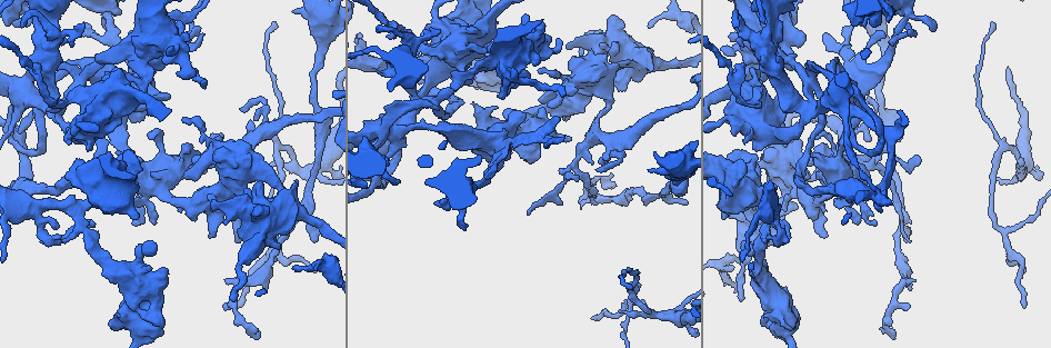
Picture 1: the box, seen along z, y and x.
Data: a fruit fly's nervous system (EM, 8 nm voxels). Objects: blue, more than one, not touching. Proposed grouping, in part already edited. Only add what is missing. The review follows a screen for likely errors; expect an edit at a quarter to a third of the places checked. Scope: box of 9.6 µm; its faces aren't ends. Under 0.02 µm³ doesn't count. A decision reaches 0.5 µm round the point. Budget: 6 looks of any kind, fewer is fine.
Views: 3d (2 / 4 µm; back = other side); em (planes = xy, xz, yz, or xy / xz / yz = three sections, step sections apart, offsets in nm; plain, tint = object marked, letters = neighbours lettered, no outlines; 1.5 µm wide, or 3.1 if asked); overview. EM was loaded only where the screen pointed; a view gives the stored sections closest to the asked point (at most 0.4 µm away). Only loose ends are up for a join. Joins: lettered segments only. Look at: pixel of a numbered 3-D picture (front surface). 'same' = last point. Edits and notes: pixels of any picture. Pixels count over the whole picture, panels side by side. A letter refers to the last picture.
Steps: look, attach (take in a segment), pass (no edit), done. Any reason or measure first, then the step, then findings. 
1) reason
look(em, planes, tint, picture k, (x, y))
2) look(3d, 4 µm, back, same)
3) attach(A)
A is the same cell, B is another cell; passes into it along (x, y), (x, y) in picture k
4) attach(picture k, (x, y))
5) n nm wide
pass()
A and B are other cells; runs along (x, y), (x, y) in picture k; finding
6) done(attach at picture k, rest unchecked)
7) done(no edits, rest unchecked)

free end
look(3d, 4 µm, picture 1, (878, 211))

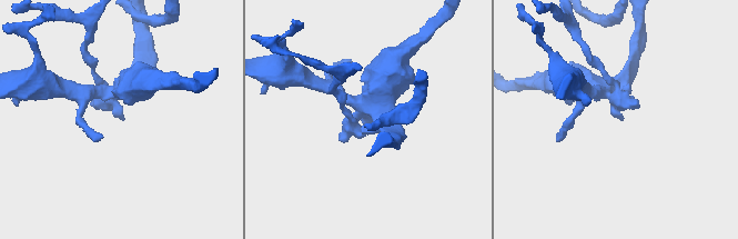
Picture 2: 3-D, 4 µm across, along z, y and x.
look(em, xy, step 4, letters, picture 2, (122, 119))

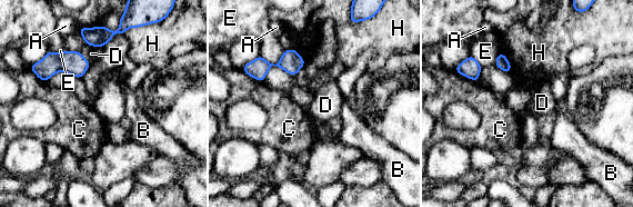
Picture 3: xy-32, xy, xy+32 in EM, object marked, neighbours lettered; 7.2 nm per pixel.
look(em, planes, letters, same)

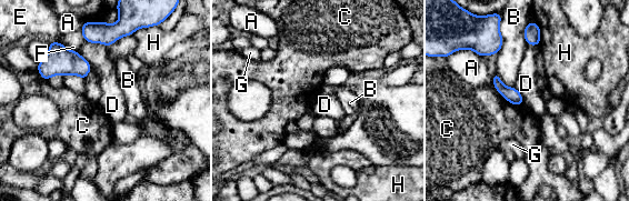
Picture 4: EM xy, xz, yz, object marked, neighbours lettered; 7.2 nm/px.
pass()
A, B, C, D, E, F, G and H are other cells; border along (506, 99), (515, 104), (521, 104) in picture 4; no lettered segment goes on from it

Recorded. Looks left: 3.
thin end
look(3d, 4 µm, picture 1, (909, 240))

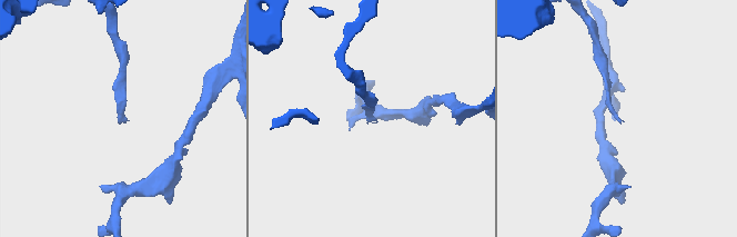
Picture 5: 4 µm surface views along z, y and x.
now the EM
look(em, planes, letters, picture 5, (621, 122))

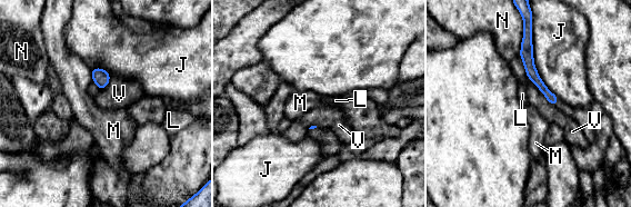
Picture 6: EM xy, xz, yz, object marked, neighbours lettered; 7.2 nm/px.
J touches over 550 nm
pass()
J, L, M, N and V are other cells; runs along (529, 43), (530, 70), (553, 101) in picture 6; no lettered segment goes on from it

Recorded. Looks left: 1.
done(no edits, rest unchecked)

